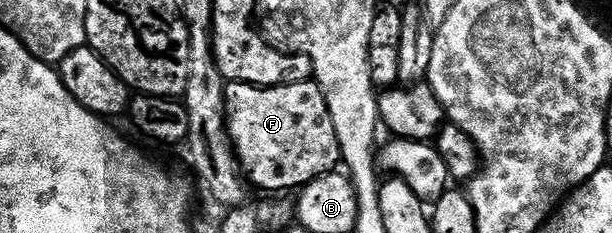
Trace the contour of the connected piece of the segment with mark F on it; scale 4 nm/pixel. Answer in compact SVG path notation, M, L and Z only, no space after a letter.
M313 80L306 82L289 81L281 86L254 86L244 82L227 82L225 85L225 112L227 113L227 135L231 138L231 146L235 150L235 157L239 160L240 171L252 187L260 186L261 189L267 190L263 192L291 192L287 190L293 189L292 191L294 191L296 188L302 188L315 178L332 173L338 167L335 165L340 165L341 155L337 140L337 128L333 128L333 116L329 116L329 104L325 104L325 96L319 85Z

